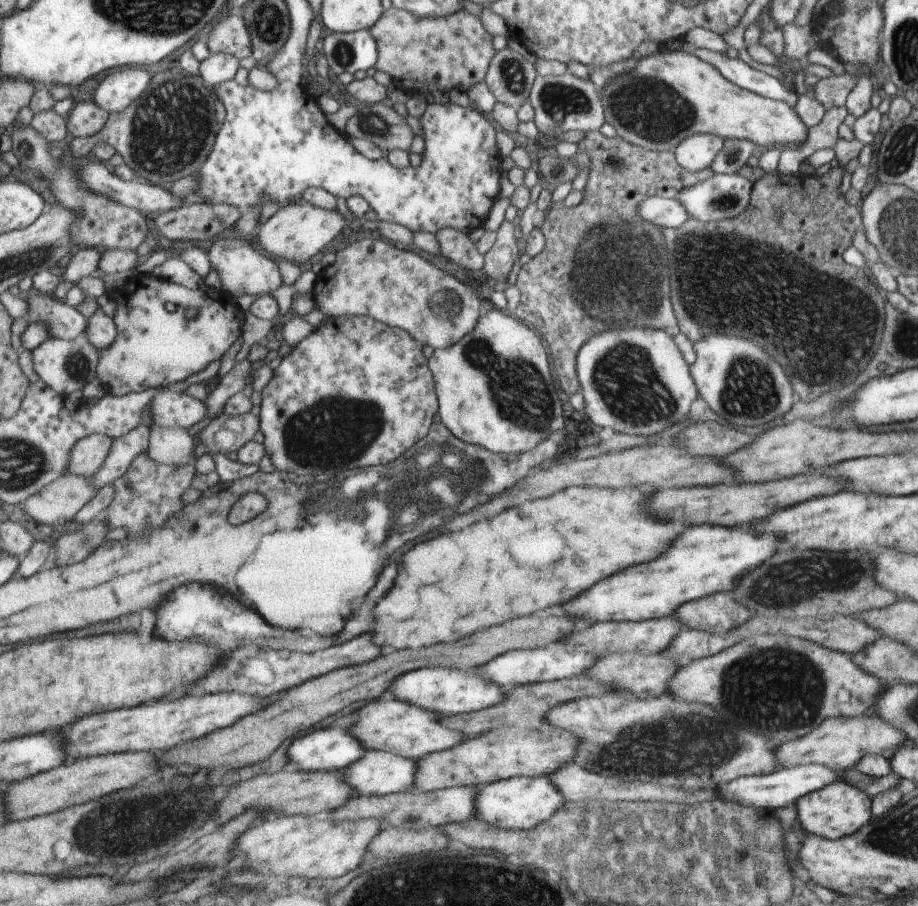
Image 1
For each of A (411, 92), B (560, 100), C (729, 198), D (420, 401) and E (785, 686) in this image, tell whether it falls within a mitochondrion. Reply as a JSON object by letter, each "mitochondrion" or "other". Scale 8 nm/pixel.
{"A":"other","B":"mitochondrion","C":"mitochondrion","D":"other","E":"mitochondrion"}

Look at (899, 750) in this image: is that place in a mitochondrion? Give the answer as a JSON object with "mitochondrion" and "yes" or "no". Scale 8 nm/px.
{"mitochondrion":"no"}

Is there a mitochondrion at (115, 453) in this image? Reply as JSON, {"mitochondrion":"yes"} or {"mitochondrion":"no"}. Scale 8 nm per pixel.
{"mitochondrion":"no"}

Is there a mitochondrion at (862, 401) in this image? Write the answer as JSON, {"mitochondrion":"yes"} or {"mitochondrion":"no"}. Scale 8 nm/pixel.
{"mitochondrion":"no"}

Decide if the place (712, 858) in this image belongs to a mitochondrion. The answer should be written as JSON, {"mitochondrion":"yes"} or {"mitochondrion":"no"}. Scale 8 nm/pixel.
{"mitochondrion":"yes"}

